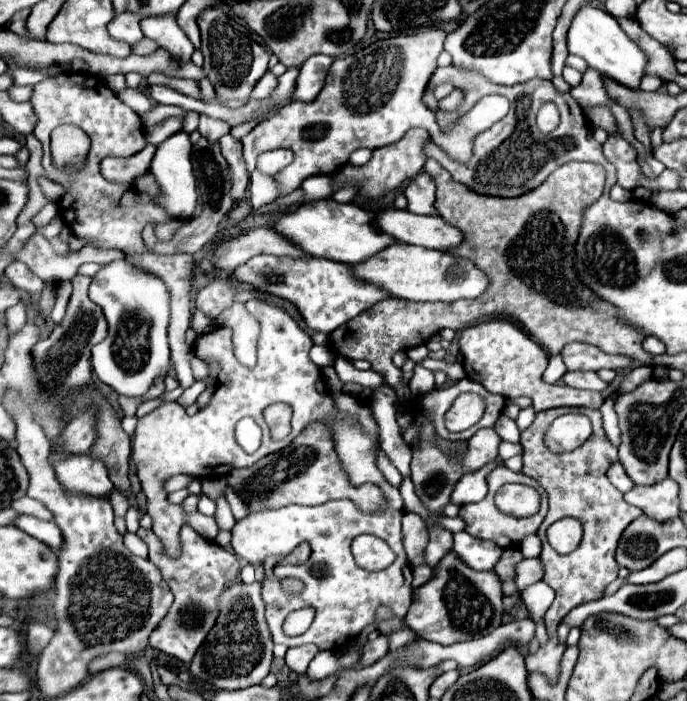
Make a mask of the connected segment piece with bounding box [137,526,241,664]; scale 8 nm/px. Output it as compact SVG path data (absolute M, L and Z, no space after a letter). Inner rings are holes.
M189 526L181 528L181 556L179 558L171 558L165 552L161 540L151 530L139 528L137 536L149 546L149 560L155 566L159 566L163 580L169 584L169 588L175 596L167 616L151 632L149 644L153 648L189 664L191 658L195 656L199 644L205 640L205 636L209 634L209 630L213 628L213 624L217 620L217 598L219 598L219 594L237 580L241 564L231 550L225 550L217 542L203 538L201 534L197 534ZM183 568L187 570L185 574L181 572Z

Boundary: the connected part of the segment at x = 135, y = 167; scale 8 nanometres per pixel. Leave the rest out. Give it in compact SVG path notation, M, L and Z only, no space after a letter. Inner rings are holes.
M147 144L141 152L129 156L129 158L105 158L101 164L101 172L105 180L115 182L115 184L133 184L135 178L145 174L149 170L151 158L155 154L155 146Z

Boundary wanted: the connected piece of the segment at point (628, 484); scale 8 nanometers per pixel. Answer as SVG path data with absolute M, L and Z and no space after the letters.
M613 462L613 464L609 466L609 470L607 470L607 478L609 478L611 484L613 484L615 488L619 488L621 492L629 492L629 490L635 486L635 484L631 482L631 478L625 474L621 462Z

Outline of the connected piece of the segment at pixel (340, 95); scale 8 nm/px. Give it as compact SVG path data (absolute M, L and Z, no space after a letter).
M430 24L419 34L377 40L377 42L361 48L359 52L351 54L351 56L333 60L331 70L327 74L327 82L325 82L323 90L319 92L319 96L313 102L297 102L297 100L293 100L293 102L281 106L275 114L267 116L263 122L259 122L241 140L243 142L243 156L245 156L245 162L247 162L247 170L253 172L255 160L257 160L257 156L261 152L275 150L275 148L291 148L293 154L295 154L295 160L293 160L291 166L287 166L283 172L279 172L277 178L287 188L287 192L293 192L309 176L317 176L317 174L327 174L329 176L329 174L339 172L349 162L349 154L355 152L357 148L371 148L373 150L373 148L381 148L381 146L393 144L399 138L403 138L403 134L409 128L417 128L417 126L423 126L425 130L429 130L431 140L443 148L453 160L467 162L471 158L471 140L473 140L473 136L483 132L483 130L487 130L487 128L491 128L501 118L505 118L507 110L509 110L509 100L505 96L483 96L457 122L457 126L453 126L451 130L447 130L443 134L435 117L435 112L427 110L423 106L423 102L421 102L421 96L427 90L427 80L431 78L431 74L437 68L437 56L443 52L443 40L445 40L445 32L443 32L442 24L437 26Z

